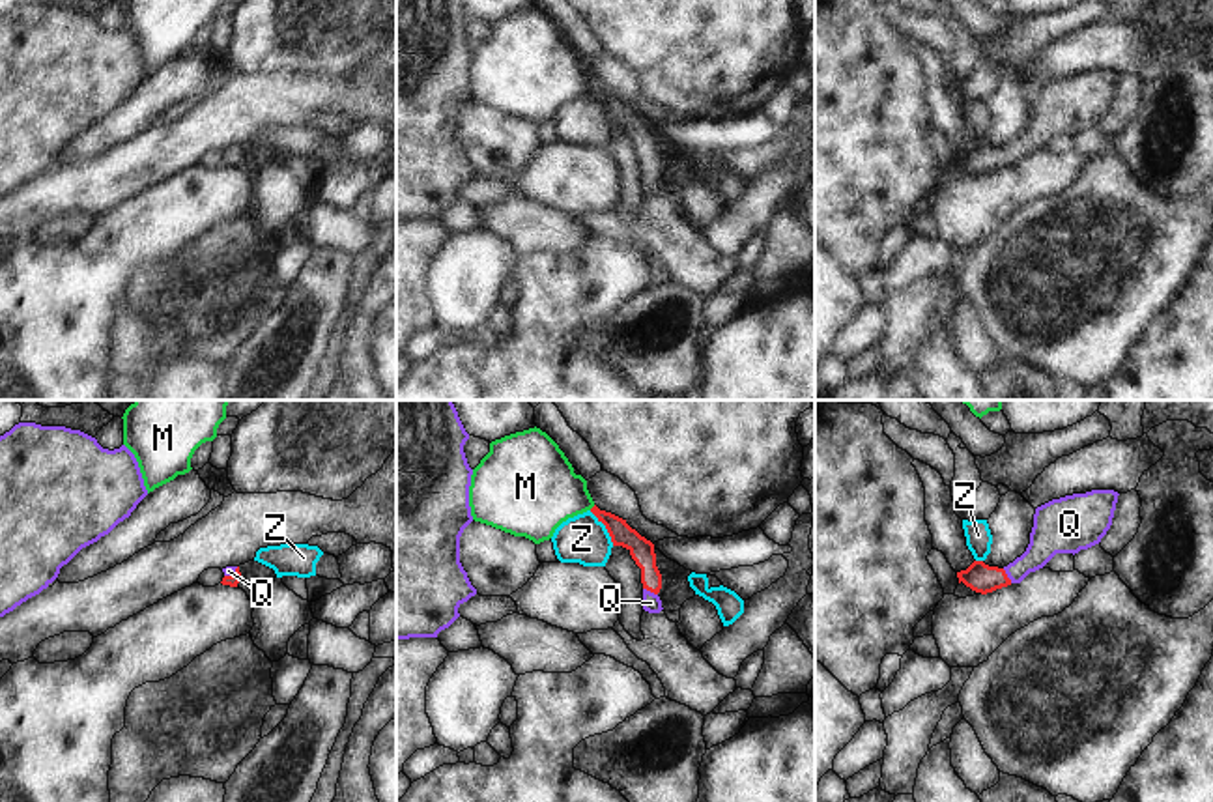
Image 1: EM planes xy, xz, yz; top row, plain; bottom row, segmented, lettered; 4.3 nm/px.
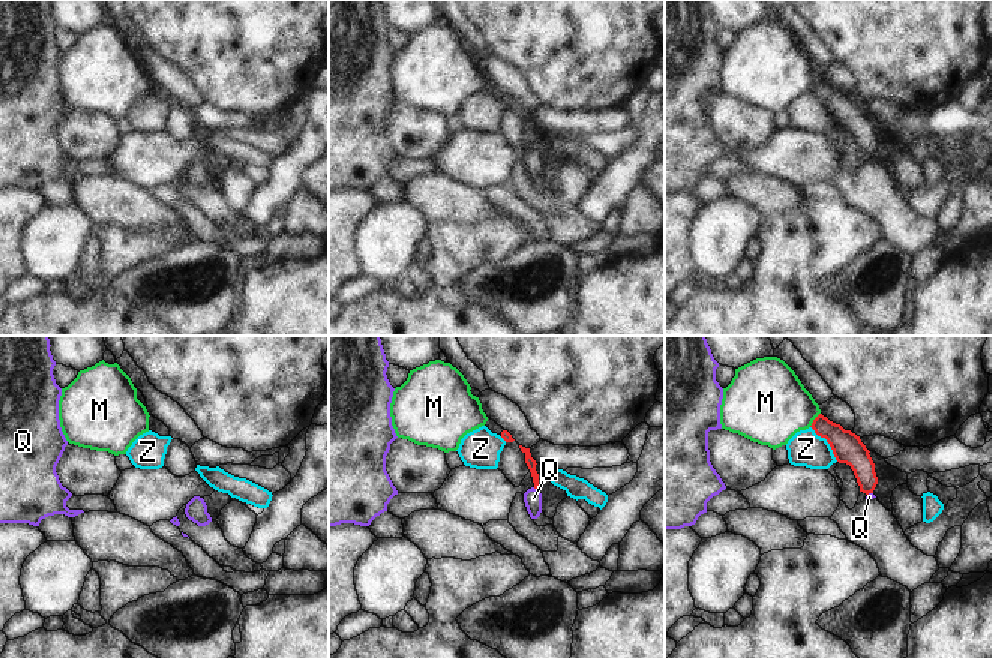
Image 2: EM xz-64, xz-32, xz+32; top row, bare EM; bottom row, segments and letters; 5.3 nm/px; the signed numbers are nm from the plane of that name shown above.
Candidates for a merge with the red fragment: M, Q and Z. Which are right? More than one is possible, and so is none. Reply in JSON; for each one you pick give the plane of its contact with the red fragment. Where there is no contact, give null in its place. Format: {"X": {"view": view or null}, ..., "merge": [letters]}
{"Q": {"view": "xz"}, "merge": ["Q"]}

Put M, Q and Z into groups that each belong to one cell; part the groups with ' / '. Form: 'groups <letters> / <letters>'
groups M / Q / Z

